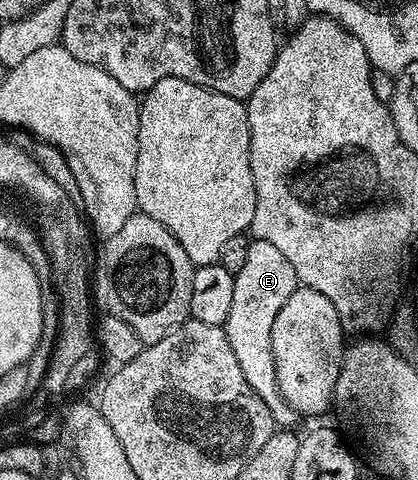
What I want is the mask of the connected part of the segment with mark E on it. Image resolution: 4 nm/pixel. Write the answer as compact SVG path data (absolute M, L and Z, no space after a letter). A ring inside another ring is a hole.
M253 239L249 243L242 270L234 276L234 299L230 306L230 318L226 318L222 325L230 342L230 350L234 350L234 358L238 358L242 378L246 378L250 390L254 390L257 398L270 410L273 425L284 430L297 427L295 424L298 414L285 402L278 390L270 332L274 330L274 318L278 318L278 310L286 306L290 294L294 294L297 286L294 266L290 266L289 260L275 246L270 246L270 242Z

